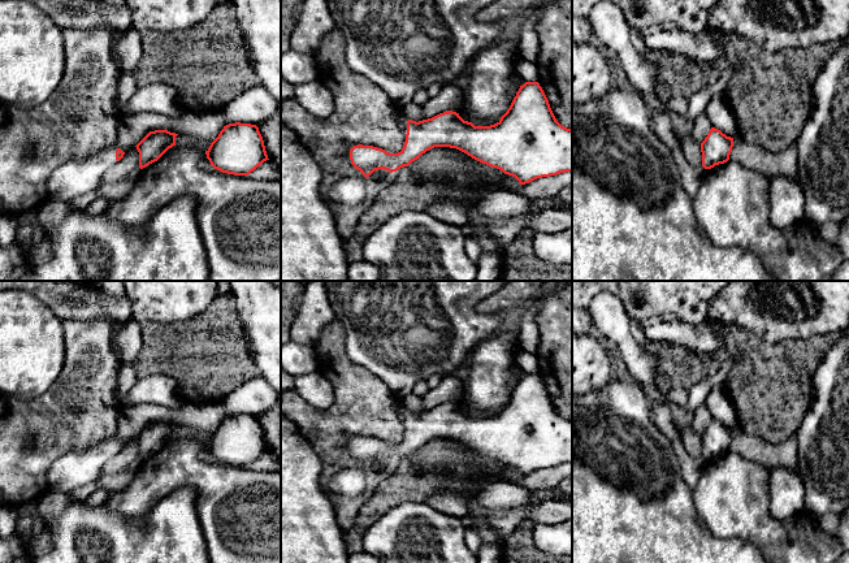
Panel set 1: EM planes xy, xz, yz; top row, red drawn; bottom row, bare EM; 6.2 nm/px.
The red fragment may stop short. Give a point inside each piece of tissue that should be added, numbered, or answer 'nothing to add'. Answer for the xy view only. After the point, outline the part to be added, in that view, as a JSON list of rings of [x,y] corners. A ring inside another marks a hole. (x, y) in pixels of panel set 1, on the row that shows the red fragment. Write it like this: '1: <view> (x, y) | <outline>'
1: xy (74, 178) | [[[116,146],[87,159],[70,160],[55,169],[47,181],[49,199],[70,202],[98,189],[103,174],[117,164]]]

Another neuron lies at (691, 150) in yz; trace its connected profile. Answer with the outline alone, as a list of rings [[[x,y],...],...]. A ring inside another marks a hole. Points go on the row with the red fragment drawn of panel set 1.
[[[676,134],[685,160],[699,172],[705,172],[702,166],[701,144],[696,143],[689,134]]]

